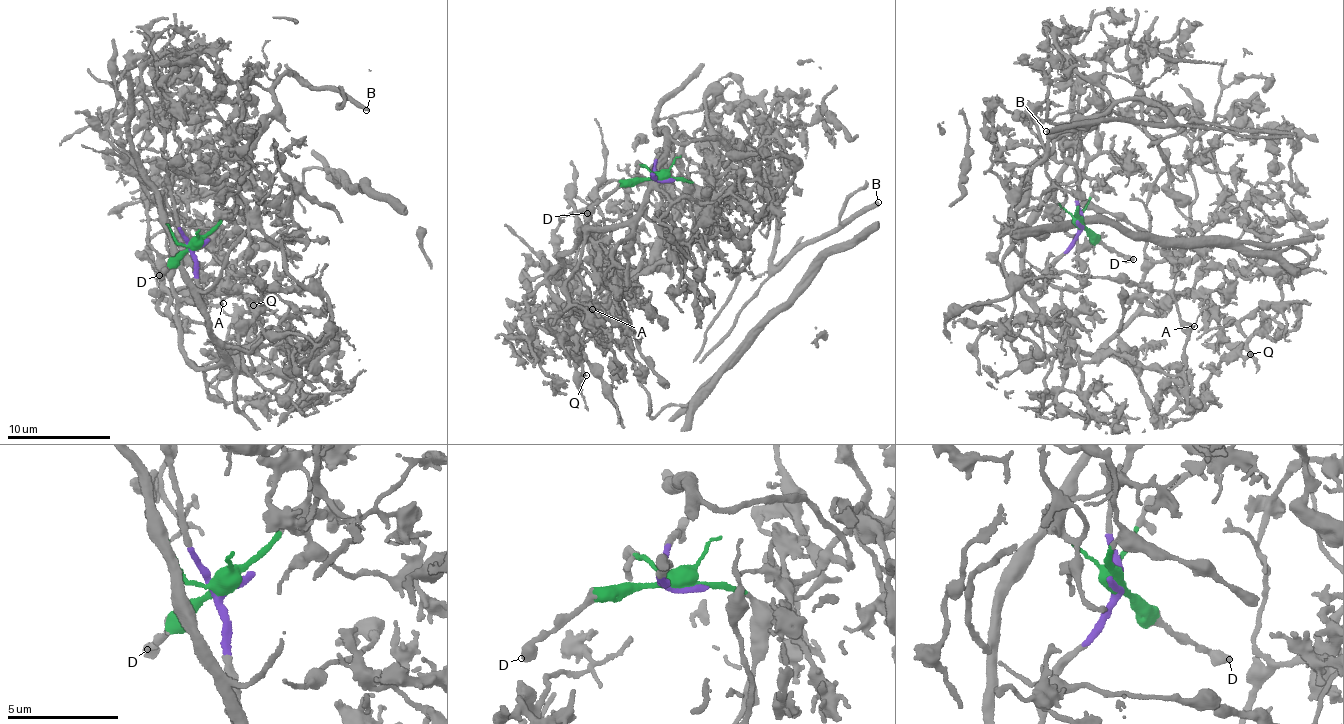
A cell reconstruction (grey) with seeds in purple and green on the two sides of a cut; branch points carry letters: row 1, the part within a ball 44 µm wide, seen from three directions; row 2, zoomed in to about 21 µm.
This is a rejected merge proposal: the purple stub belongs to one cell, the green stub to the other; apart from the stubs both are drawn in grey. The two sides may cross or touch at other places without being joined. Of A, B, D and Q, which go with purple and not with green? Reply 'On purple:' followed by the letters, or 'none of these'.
On purple: A, Q

